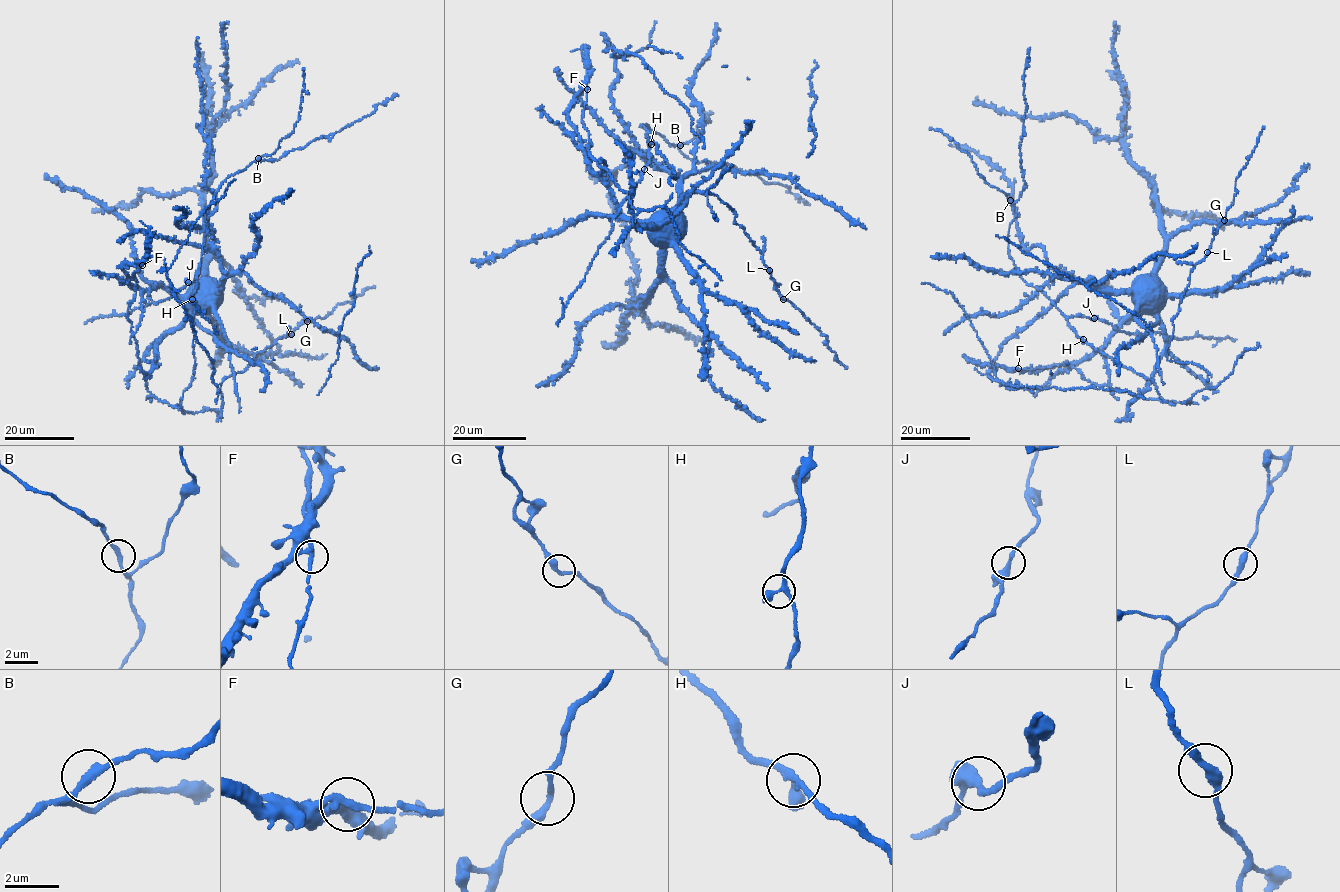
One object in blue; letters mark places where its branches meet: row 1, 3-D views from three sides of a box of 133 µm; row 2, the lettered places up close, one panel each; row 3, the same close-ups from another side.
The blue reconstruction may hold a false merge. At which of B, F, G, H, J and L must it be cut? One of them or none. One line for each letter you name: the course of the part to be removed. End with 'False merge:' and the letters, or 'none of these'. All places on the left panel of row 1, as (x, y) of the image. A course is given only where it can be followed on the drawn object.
False merge: none of these

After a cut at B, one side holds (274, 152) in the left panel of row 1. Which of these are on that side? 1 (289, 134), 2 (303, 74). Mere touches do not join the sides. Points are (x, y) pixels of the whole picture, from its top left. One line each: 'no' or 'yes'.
1: yes
2: yes

